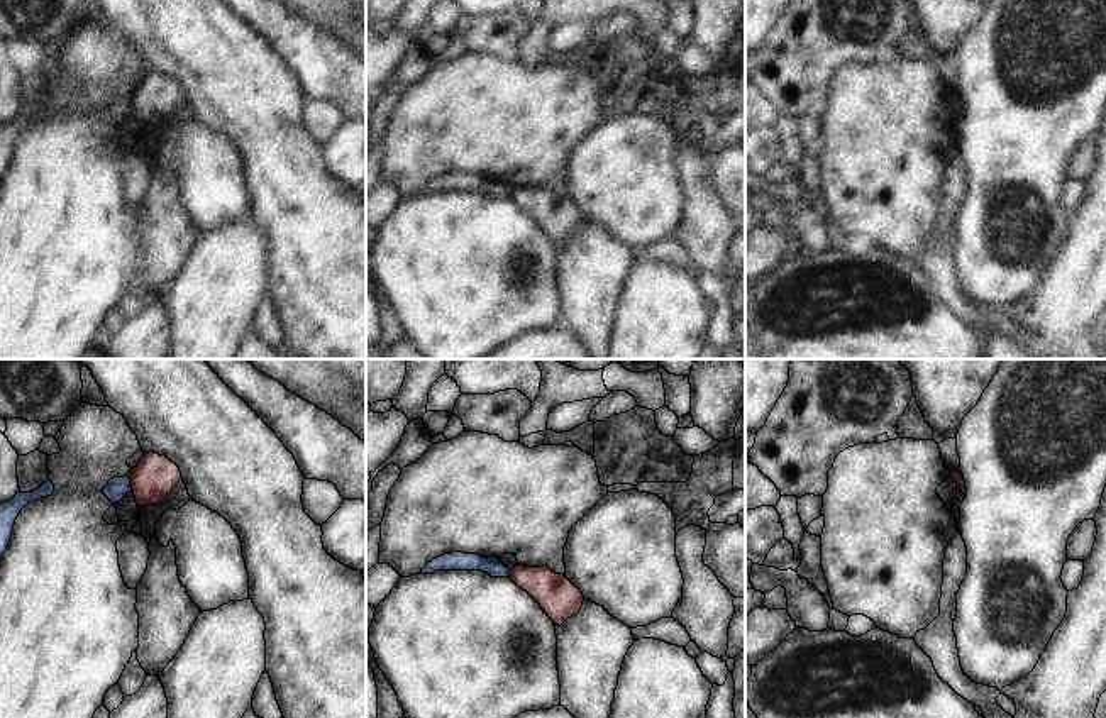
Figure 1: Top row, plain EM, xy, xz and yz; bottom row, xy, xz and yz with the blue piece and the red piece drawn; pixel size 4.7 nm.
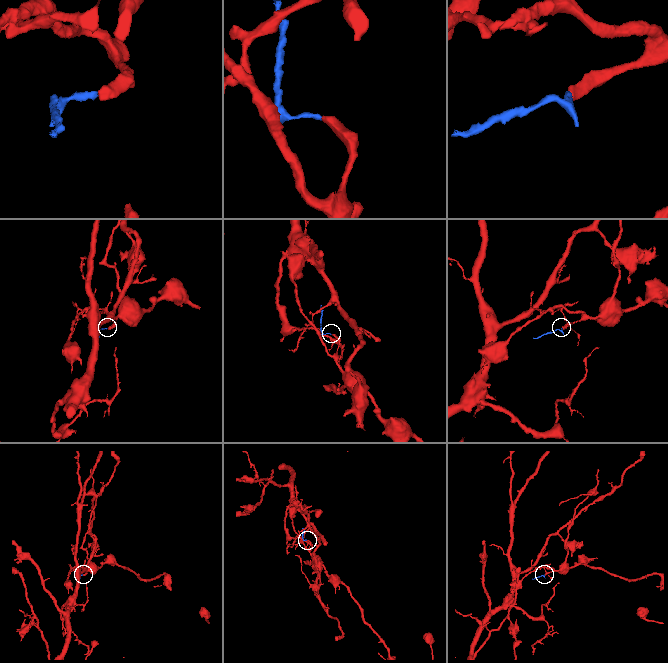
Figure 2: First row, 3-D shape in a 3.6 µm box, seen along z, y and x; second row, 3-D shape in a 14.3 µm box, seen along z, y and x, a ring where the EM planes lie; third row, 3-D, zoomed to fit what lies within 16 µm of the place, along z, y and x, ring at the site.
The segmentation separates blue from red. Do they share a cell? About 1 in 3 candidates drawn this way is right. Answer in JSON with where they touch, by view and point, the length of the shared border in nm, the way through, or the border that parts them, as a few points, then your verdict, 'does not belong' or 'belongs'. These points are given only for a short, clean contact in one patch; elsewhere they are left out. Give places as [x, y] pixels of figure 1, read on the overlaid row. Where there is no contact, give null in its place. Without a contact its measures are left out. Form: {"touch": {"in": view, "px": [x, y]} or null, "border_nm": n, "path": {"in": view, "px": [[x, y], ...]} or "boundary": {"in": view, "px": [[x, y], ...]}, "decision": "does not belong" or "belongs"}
{"touch": {"in": "xy", "px": [129, 483]}, "border_nm": 80, "boundary": {"in": "xy", "px": [[127, 476], [132, 490]]}, "decision": "does not belong"}

